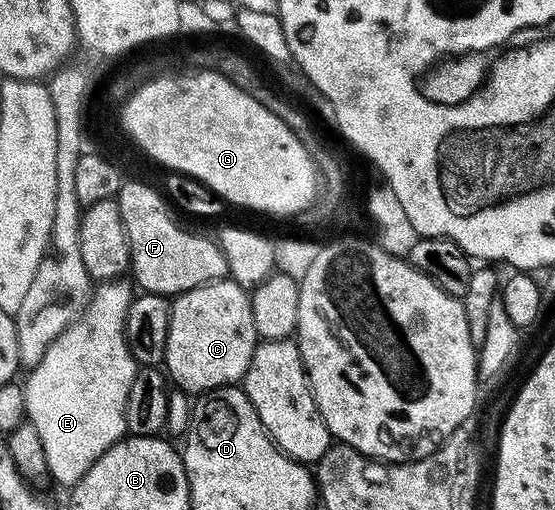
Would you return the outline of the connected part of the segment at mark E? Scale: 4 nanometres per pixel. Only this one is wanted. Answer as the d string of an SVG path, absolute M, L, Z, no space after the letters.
M114 280L100 283L90 293L83 313L51 343L43 360L39 360L34 370L28 371L29 379L23 382L26 419L33 425L35 432L39 432L39 440L43 440L43 452L47 452L49 478L65 486L64 488L72 488L76 482L83 480L91 464L95 464L95 460L99 460L99 456L103 456L107 448L120 442L127 434L127 392L131 392L131 384L139 367L131 356L125 339L127 312L135 297L134 287L126 282Z

